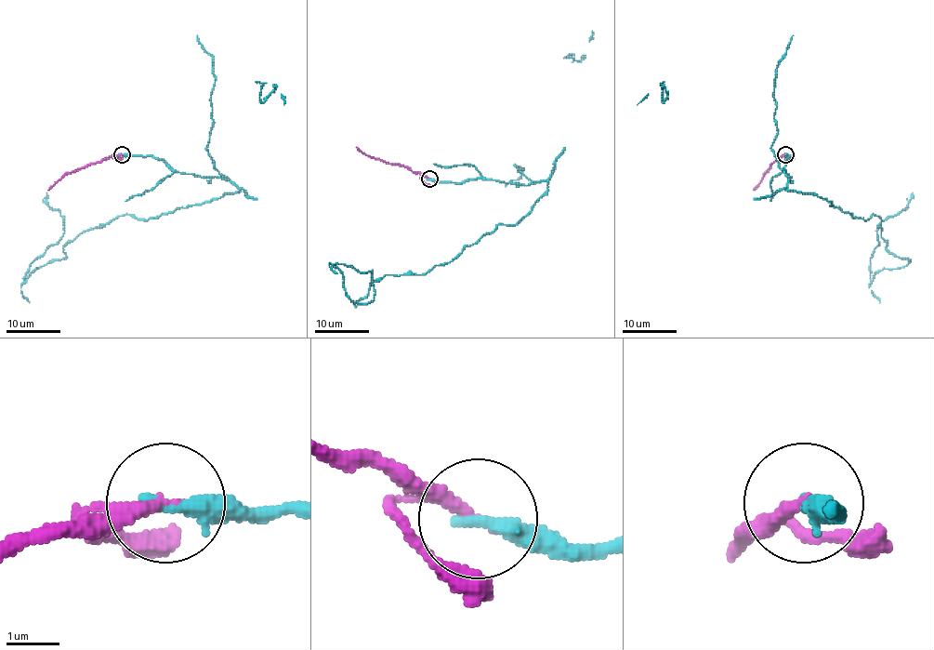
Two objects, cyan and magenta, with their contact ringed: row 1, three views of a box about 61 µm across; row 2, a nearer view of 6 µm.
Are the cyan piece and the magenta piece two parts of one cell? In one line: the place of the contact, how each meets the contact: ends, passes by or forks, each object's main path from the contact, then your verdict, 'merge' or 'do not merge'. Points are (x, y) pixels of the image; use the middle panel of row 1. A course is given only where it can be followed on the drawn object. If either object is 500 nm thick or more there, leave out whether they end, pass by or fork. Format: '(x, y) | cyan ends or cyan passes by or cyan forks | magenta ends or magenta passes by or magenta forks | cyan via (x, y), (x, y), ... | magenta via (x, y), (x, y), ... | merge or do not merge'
(429, 179) | cyan ends | magenta ends | cyan via (429, 179), (547, 189), (448, 262), (371, 280), (367, 303), (332, 264), (372, 271), (355, 306) | magenta via (429, 179), (403, 166), (374, 159), (356, 147) | do not merge

